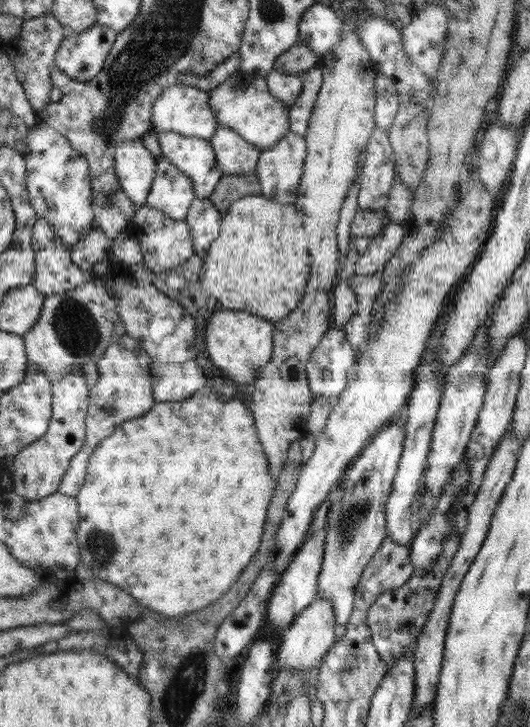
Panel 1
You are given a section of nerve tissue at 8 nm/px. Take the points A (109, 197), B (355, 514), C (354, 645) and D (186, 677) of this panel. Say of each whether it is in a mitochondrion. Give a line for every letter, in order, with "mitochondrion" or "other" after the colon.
A: other
B: mitochondrion
C: other
D: mitochondrion

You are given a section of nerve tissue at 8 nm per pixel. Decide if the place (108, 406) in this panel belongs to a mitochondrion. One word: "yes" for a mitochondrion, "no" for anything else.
yes

